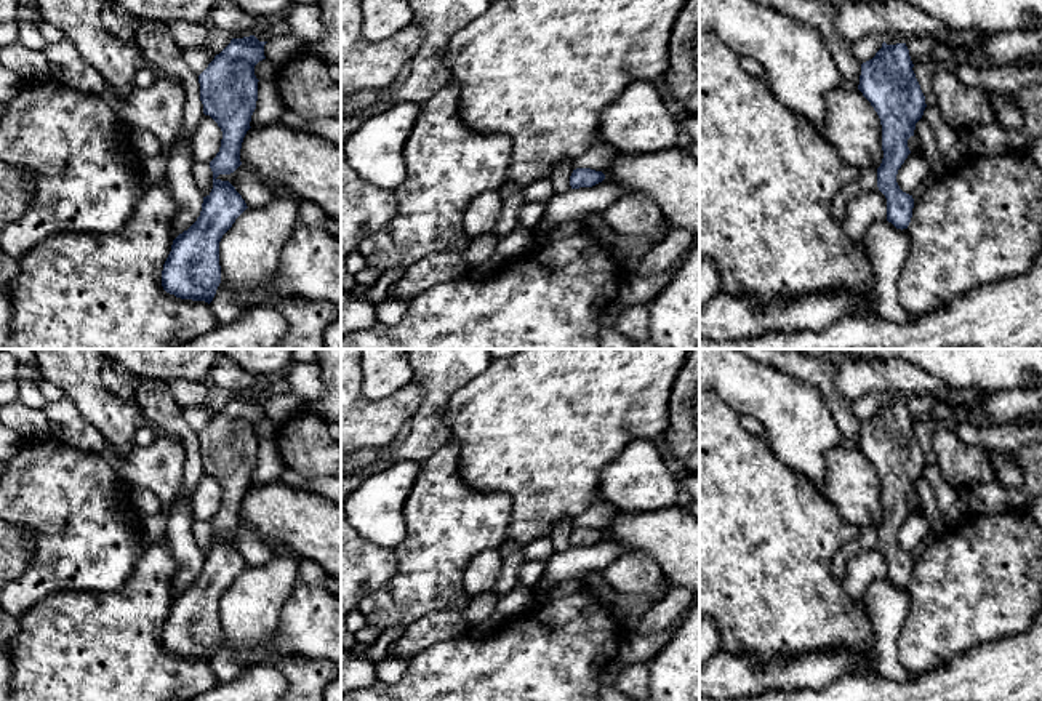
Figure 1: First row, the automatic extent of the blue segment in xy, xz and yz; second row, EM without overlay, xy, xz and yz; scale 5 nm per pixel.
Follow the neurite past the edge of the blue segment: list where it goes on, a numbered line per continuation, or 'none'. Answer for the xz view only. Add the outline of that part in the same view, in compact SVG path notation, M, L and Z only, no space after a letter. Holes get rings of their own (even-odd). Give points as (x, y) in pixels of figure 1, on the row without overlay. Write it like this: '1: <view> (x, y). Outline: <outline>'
none

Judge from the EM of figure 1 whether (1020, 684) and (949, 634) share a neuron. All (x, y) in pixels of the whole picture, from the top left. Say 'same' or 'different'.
different

